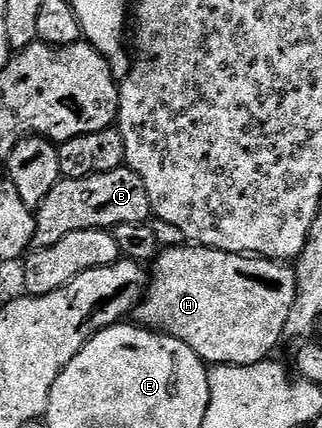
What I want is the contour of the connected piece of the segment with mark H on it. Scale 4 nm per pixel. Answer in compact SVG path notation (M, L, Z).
M183 244L180 246L167 246L154 258L152 262L152 273L148 278L146 295L142 303L136 307L132 318L137 325L146 327L147 330L157 330L163 334L169 334L171 338L178 338L188 348L192 348L201 356L203 362L214 366L246 366L254 365L257 362L269 359L274 349L284 342L282 333L284 324L288 324L288 312L292 312L292 304L296 300L297 273L295 267L290 264L283 264L273 258L260 258L252 254L229 254L223 250L217 250L211 246L200 246L197 244Z

